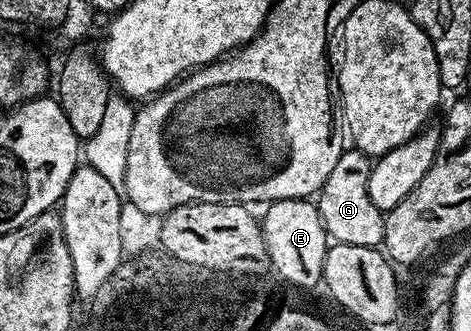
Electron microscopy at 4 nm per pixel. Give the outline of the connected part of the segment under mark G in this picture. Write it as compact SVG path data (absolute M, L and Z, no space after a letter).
M357 148L343 149L340 160L336 160L336 168L328 172L328 180L324 180L321 190L316 195L318 214L326 225L326 233L335 243L356 244L357 246L383 245L386 237L384 211L372 204L372 196L368 196L368 176L372 162L367 155Z

